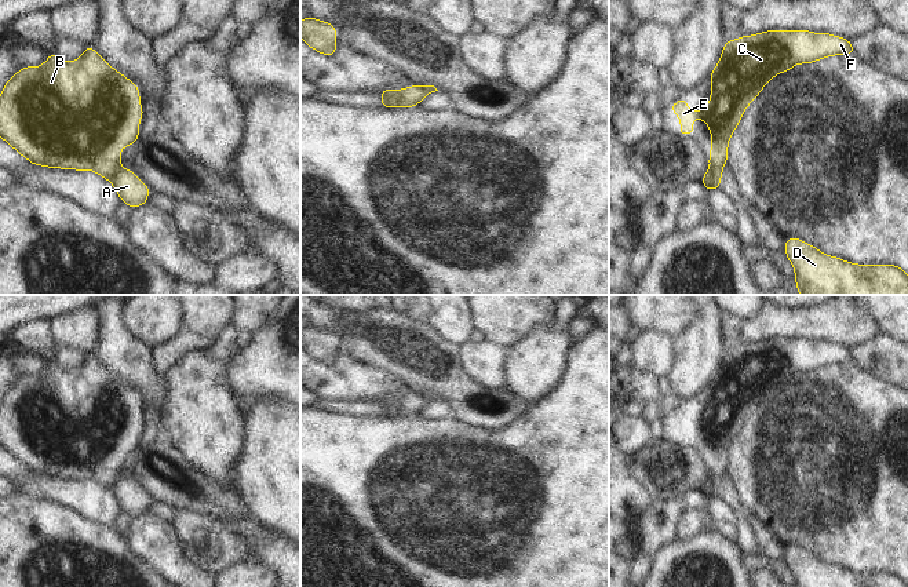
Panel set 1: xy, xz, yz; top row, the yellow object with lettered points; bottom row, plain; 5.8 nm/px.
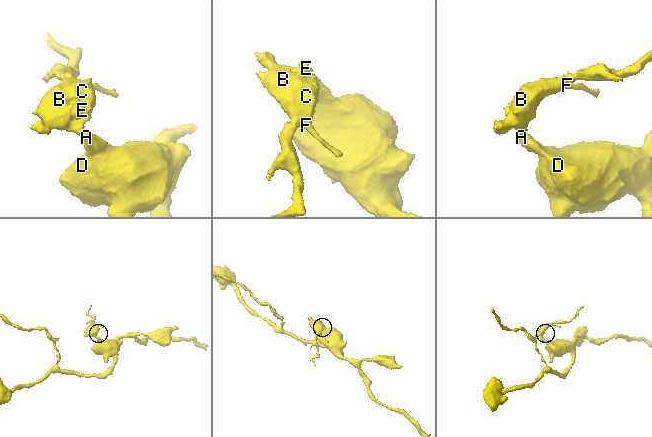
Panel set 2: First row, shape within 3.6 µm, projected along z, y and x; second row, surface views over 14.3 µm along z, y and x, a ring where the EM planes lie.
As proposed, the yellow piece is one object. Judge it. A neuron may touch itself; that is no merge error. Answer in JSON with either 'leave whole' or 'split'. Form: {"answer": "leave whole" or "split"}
{"answer": "split"}

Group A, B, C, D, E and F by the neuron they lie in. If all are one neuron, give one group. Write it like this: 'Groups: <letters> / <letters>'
Groups: A D / B C E F

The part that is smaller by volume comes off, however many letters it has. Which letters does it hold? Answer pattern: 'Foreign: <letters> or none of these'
Foreign: B, C, E, F

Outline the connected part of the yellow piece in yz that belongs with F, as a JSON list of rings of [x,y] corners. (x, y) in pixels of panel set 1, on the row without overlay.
[[[767,339],[725,351],[722,365],[711,380],[711,408],[705,418],[692,422],[688,406],[670,418],[681,427],[681,444],[694,441],[690,433],[703,427],[711,440],[710,475],[718,489],[728,471],[728,453],[744,419],[776,383],[798,372],[812,372],[832,364],[854,362],[852,350],[829,342],[809,339]]]

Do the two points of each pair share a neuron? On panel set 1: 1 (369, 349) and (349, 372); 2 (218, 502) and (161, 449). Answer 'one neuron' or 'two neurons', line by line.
1: two neurons
2: one neuron

